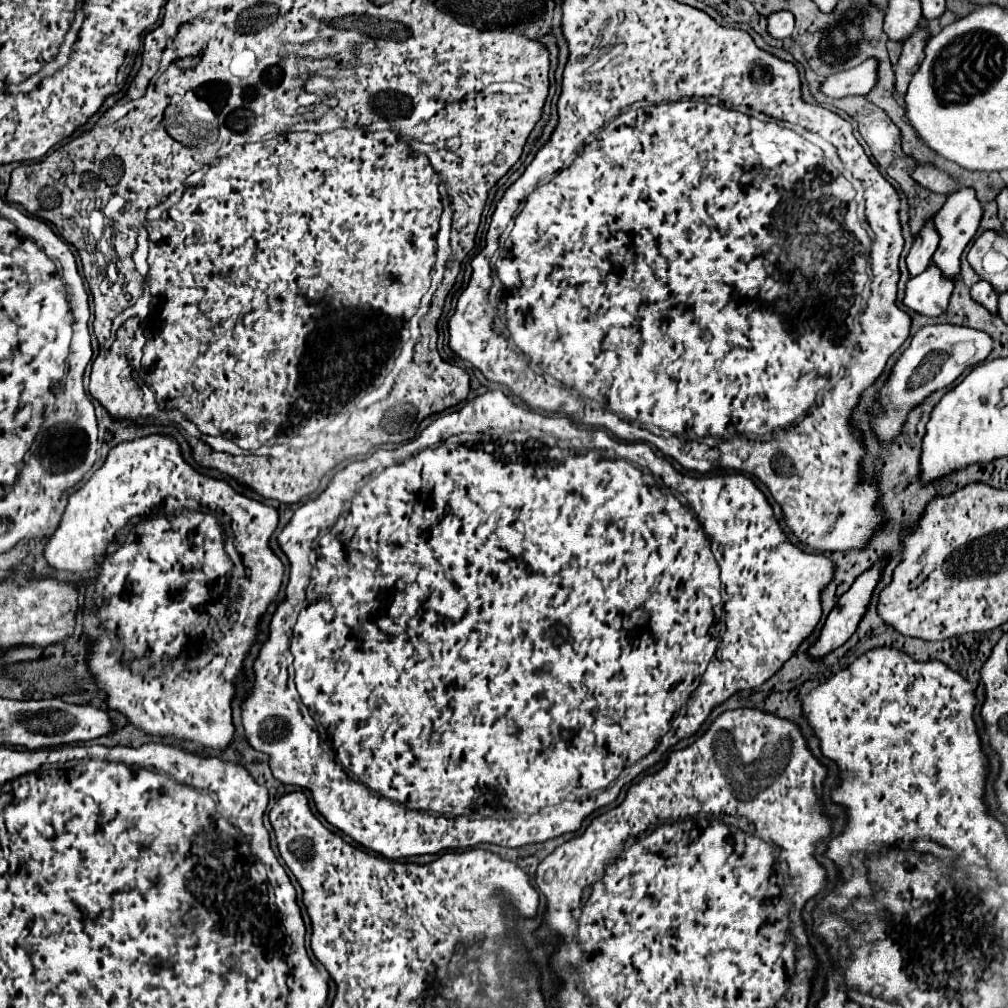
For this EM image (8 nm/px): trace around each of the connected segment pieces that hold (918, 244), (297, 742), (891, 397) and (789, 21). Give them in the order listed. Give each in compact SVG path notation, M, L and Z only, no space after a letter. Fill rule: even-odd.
M931 217L931 221L927 221L927 225L923 225L923 233L919 233L919 237L915 237L915 243L905 259L911 277L923 273L923 269L931 263L931 257L933 257L937 245L939 245L939 233L935 233L935 225L933 225L933 217Z
M487 391L487 393L467 401L459 411L437 417L415 441L399 445L397 449L391 449L391 451L379 449L369 459L349 463L345 469L341 469L333 475L331 483L317 499L307 501L303 507L299 507L293 513L291 521L279 533L277 541L291 563L291 575L289 575L289 585L287 585L287 597L283 603L277 605L275 615L271 619L269 641L261 647L257 661L253 663L253 669L257 675L255 687L243 701L243 727L247 731L247 739L253 749L271 757L269 767L271 767L271 773L275 775L275 779L279 779L285 785L309 789L313 793L317 811L331 825L335 825L339 831L343 831L357 843L365 845L367 849L381 853L383 857L389 857L389 859L439 853L441 849L473 847L477 843L495 843L501 847L521 847L521 845L529 845L529 843L543 843L543 841L559 837L563 833L577 831L581 827L581 821L589 813L593 813L599 807L609 805L615 799L611 795L611 799L607 801L607 795L601 795L601 791L605 791L605 789L621 791L621 787L633 779L635 771L643 771L645 767L651 765L651 763L647 763L647 761L651 761L651 755L647 755L647 753L651 753L655 749L655 745L669 731L669 727L671 727L671 745L675 745L681 737L687 737L697 731L697 727L703 723L703 719L707 717L707 713L711 711L713 705L729 699L733 693L737 693L741 689L753 689L753 687L759 687L763 681L767 681L797 651L801 641L805 637L809 637L809 633L819 623L819 619L821 619L819 593L821 593L823 585L827 585L833 577L833 563L827 557L803 553L801 549L797 549L795 545L791 545L787 541L785 533L781 531L781 527L773 515L771 505L767 503L765 495L755 487L755 483L749 477L745 477L741 473L725 475L725 477L701 477L701 479L687 477L683 473L677 473L667 459L657 457L645 443L619 443L619 439L609 437L605 431L579 427L573 421L569 421L567 417L545 417L541 413L535 413L533 409L523 409L523 407L515 405L507 395L503 395L503 391ZM723 571L731 571L733 575L727 573L725 581L723 581ZM291 609L295 609L295 621L297 621L295 625L291 625ZM301 685L307 685L307 697L301 689ZM629 765L633 765L629 769L631 777L625 781L623 775L627 775Z
M959 325L921 327L913 335L909 349L893 365L889 383L879 391L879 405L873 407L871 419L871 427L875 429L877 437L883 441L895 439L913 405L919 405L919 401L923 401L933 391L949 387L967 367L983 363L991 353L991 345L995 345L995 341L991 341L991 335L983 333L981 329Z
M775 11L769 15L769 27L767 31L775 37L775 39L785 39L791 35L795 25L795 17L791 17L791 13L787 11Z

